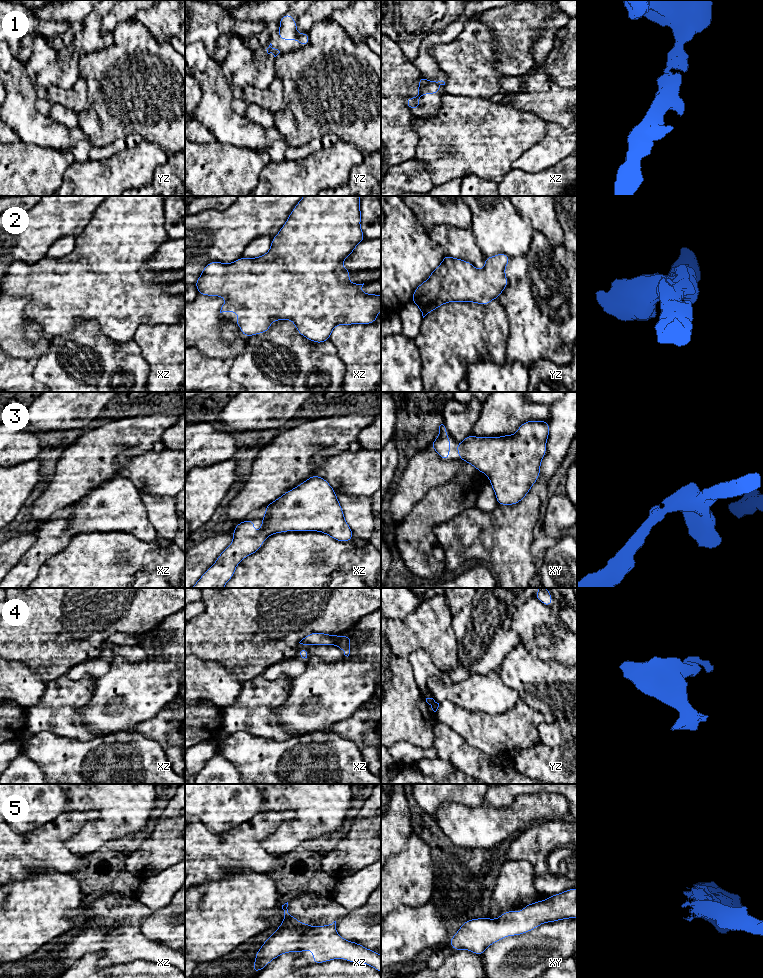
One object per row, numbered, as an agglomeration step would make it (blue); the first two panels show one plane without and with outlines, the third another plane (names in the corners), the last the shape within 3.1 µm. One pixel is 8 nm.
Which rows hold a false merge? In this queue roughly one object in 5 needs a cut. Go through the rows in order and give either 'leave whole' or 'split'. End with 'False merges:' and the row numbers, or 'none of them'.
1: leave whole
2: leave whole
3: leave whole
4: split
5: leave whole
False merges: 4

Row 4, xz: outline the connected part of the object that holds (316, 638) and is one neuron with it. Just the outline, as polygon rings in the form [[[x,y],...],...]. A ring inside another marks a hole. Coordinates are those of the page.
[[[314,632],[304,637],[299,643],[303,645],[334,645],[338,637],[337,635]]]

